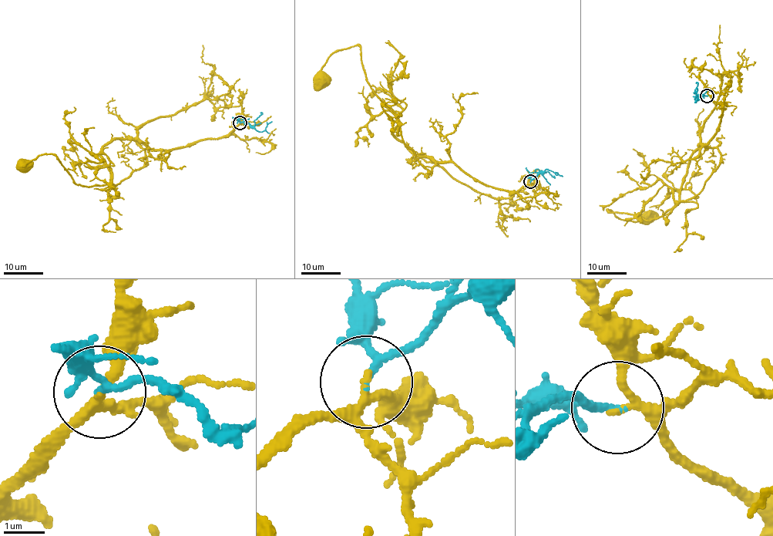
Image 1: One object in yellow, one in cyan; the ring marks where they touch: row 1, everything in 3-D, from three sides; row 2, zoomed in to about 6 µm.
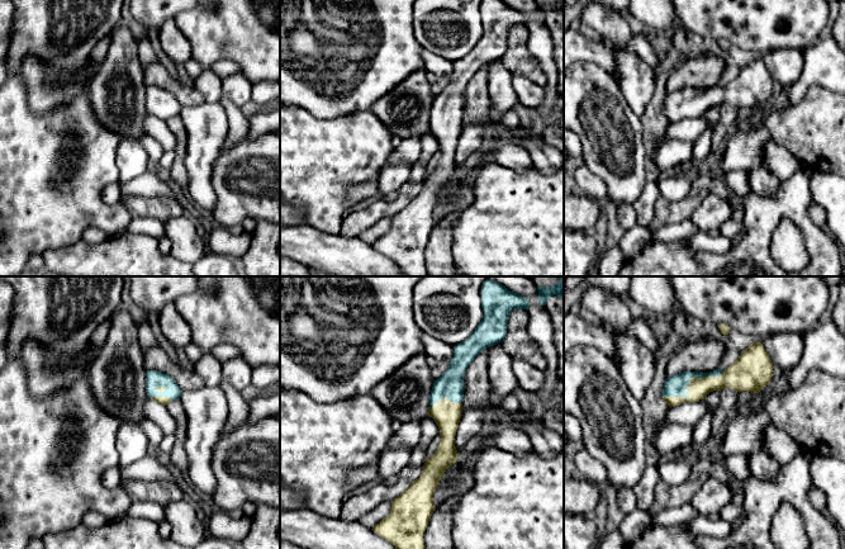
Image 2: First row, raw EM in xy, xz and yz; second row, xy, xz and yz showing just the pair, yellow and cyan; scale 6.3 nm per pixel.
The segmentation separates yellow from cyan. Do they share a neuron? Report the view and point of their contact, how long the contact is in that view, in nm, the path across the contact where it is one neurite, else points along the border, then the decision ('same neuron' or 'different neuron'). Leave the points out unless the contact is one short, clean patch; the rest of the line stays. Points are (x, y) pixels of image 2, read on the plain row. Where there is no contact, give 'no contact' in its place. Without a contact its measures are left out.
meets yellow in yz at (689, 99); contact 420 nm long; same neuron

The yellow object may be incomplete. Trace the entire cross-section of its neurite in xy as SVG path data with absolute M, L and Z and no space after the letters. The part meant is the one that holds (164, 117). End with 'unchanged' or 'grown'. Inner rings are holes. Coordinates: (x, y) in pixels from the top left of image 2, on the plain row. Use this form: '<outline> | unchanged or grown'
M157 86L146 87L146 108L148 114L163 122L172 117L180 117L181 104L167 90Z | grown

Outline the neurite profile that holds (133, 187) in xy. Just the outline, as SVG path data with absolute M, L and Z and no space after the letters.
M148 171L142 176L129 180L122 186L125 195L176 199L175 191L171 186L162 181L157 175Z

